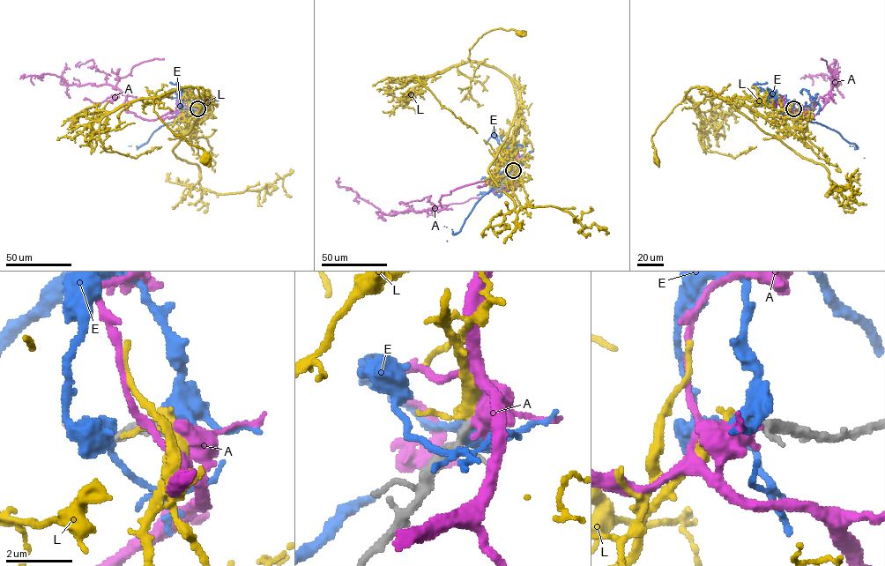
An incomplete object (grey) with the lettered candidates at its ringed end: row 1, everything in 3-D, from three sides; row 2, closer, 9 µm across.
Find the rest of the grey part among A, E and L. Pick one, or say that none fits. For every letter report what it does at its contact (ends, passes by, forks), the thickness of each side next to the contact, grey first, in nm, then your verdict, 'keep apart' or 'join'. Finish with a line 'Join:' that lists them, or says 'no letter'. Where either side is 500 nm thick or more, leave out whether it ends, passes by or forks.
A: it passes by | 200/440 nm | keep apart
E: 280/600 nm | keep apart
L: it passes by | 190/360 nm | join
Join: L

